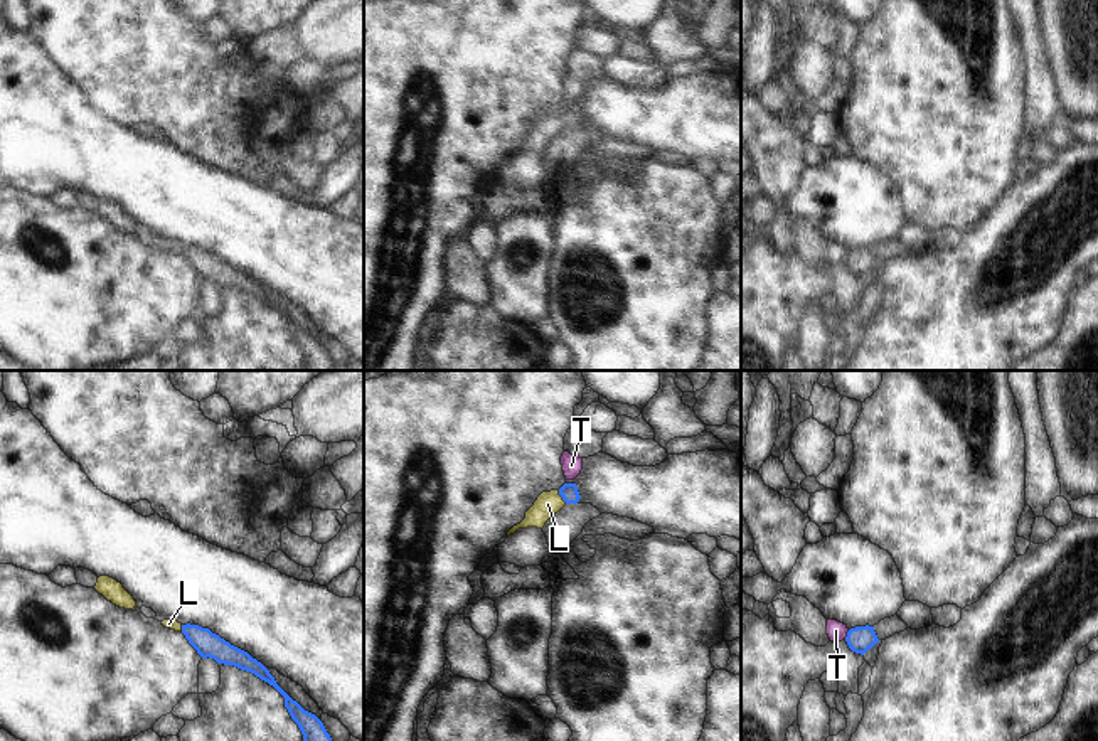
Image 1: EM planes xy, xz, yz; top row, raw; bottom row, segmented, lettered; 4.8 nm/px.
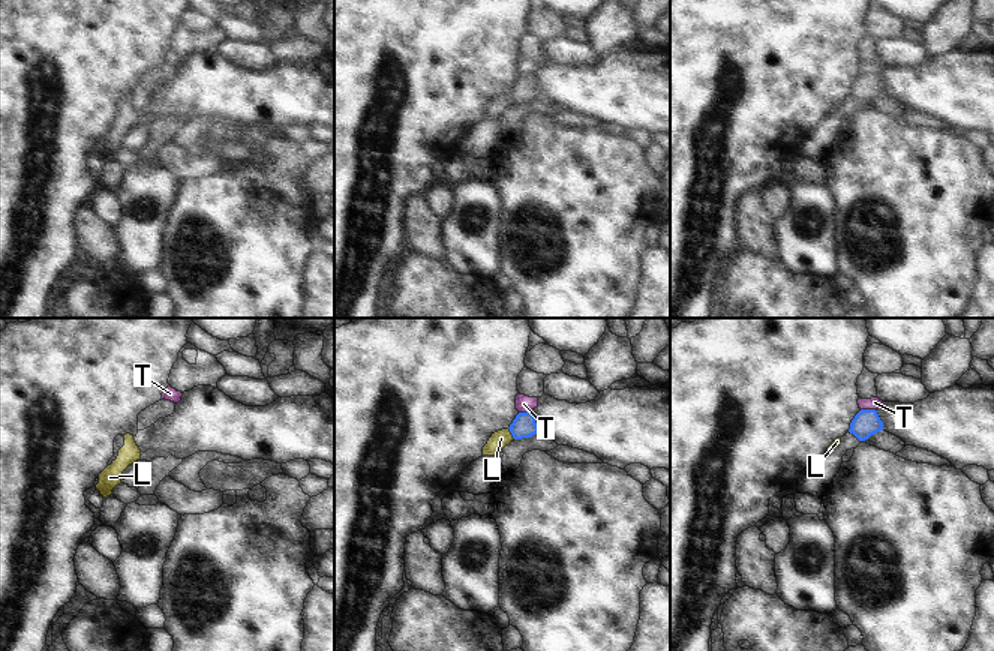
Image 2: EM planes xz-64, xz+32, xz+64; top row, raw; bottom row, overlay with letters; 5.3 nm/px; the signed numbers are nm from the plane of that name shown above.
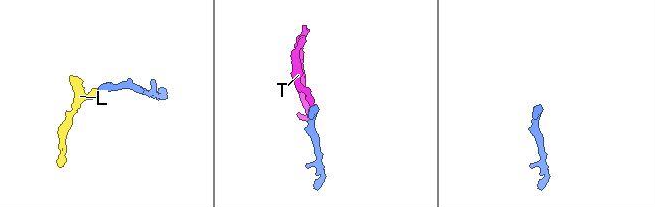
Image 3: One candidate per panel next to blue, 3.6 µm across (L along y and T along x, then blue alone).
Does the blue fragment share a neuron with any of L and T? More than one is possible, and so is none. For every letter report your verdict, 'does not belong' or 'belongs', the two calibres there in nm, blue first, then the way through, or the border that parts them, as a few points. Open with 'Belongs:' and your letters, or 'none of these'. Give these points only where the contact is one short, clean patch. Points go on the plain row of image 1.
Belongs: L
L: belongs; calibres 90 and 120 nm; way xz (570, 117), (561, 118), (548, 127)
T: does not belong; calibres 120 and 90 nm; border yz (849, 253), (844, 261)

